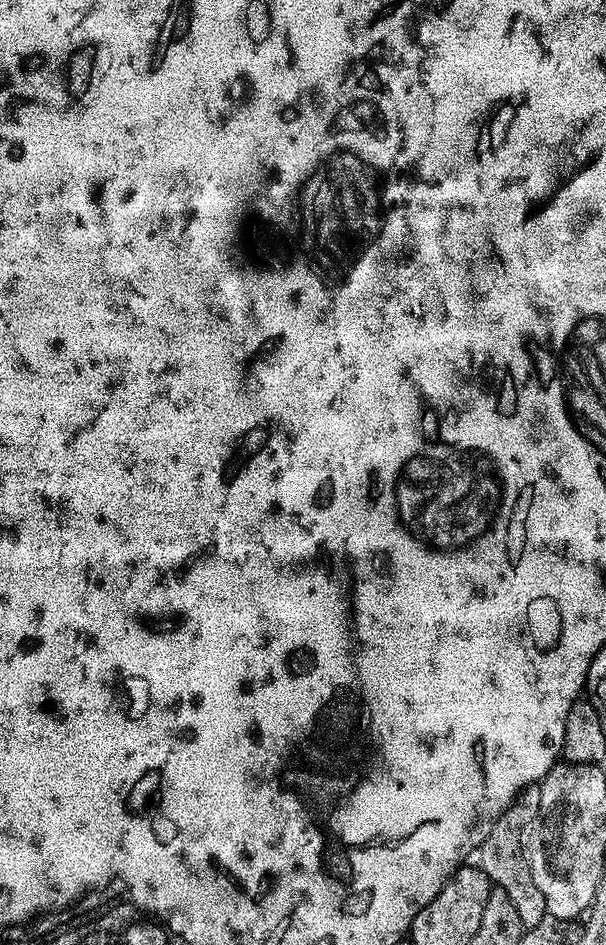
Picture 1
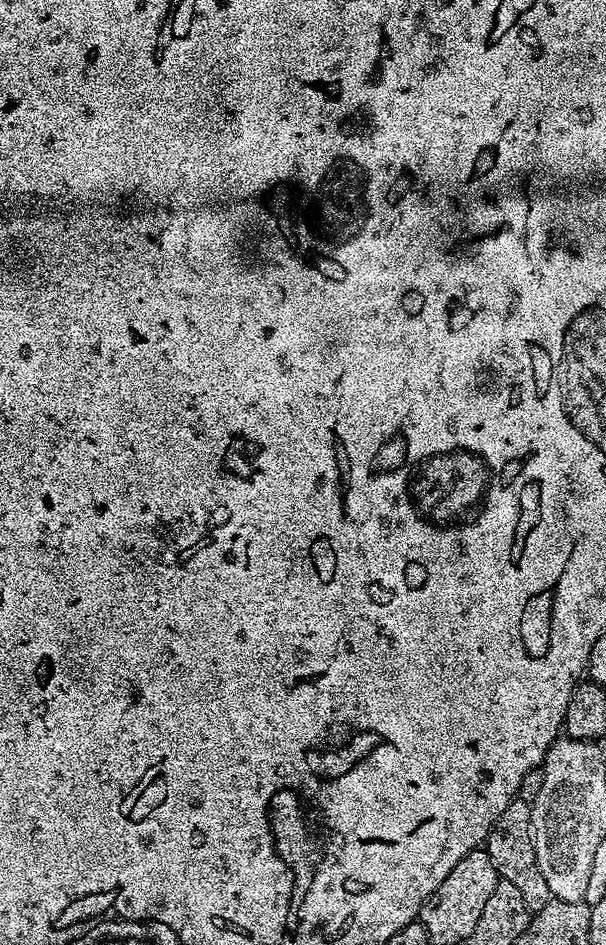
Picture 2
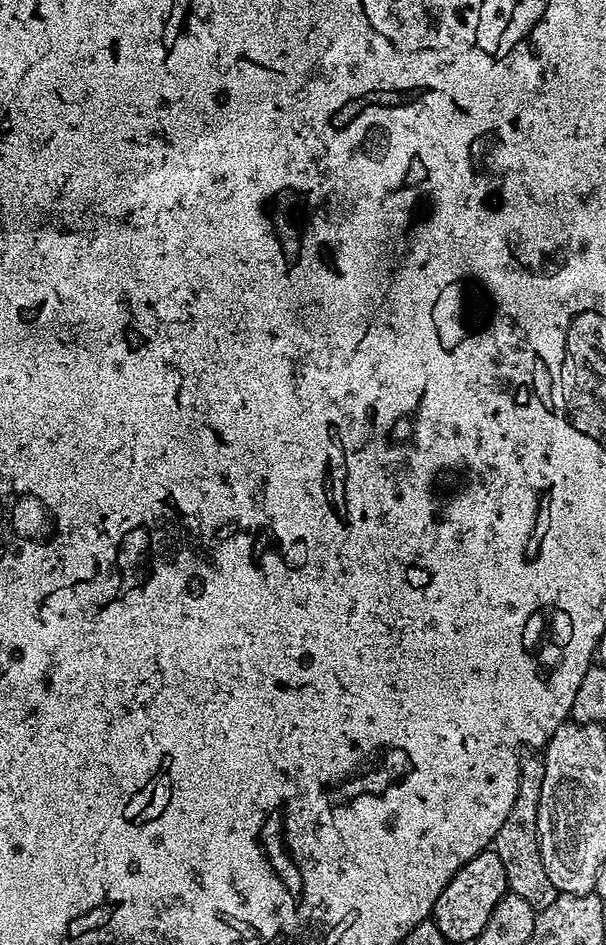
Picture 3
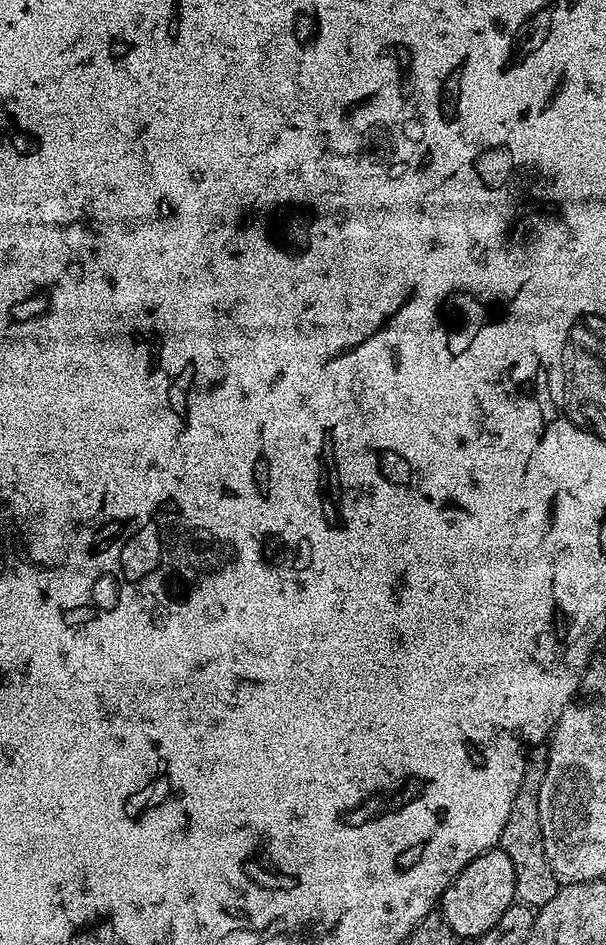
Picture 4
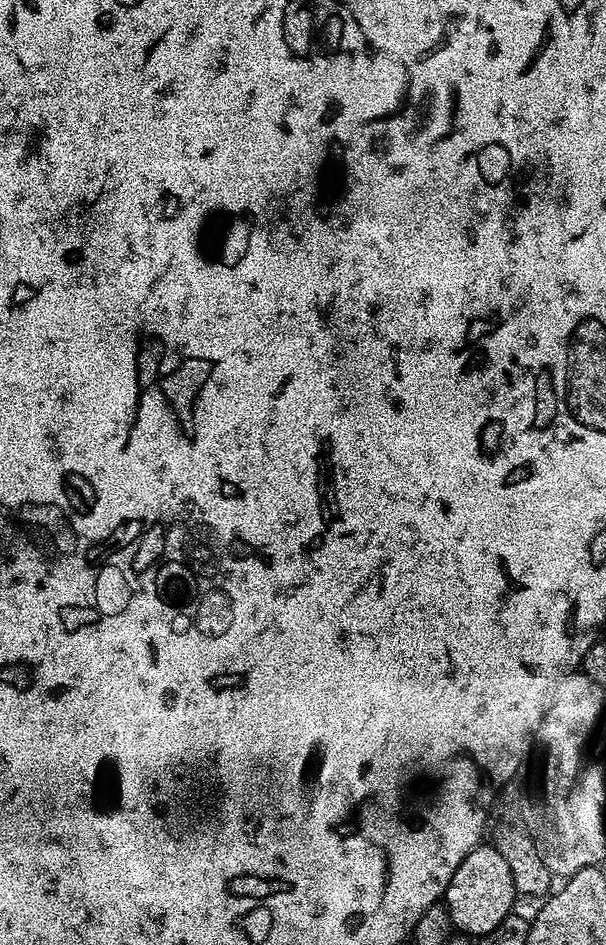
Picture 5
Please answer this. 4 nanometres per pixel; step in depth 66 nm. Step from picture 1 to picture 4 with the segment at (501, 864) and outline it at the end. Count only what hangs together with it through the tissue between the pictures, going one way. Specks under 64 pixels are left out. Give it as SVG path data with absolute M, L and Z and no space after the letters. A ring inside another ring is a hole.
M525 786L518 790L514 798L514 806L510 806L510 818L506 818L506 826L502 826L502 834L498 838L498 846L514 862L514 882L516 883L516 900L521 904L539 908L554 894L560 891L562 885L550 870L550 862L546 862L544 839L542 838L542 822L538 818L537 789Z

